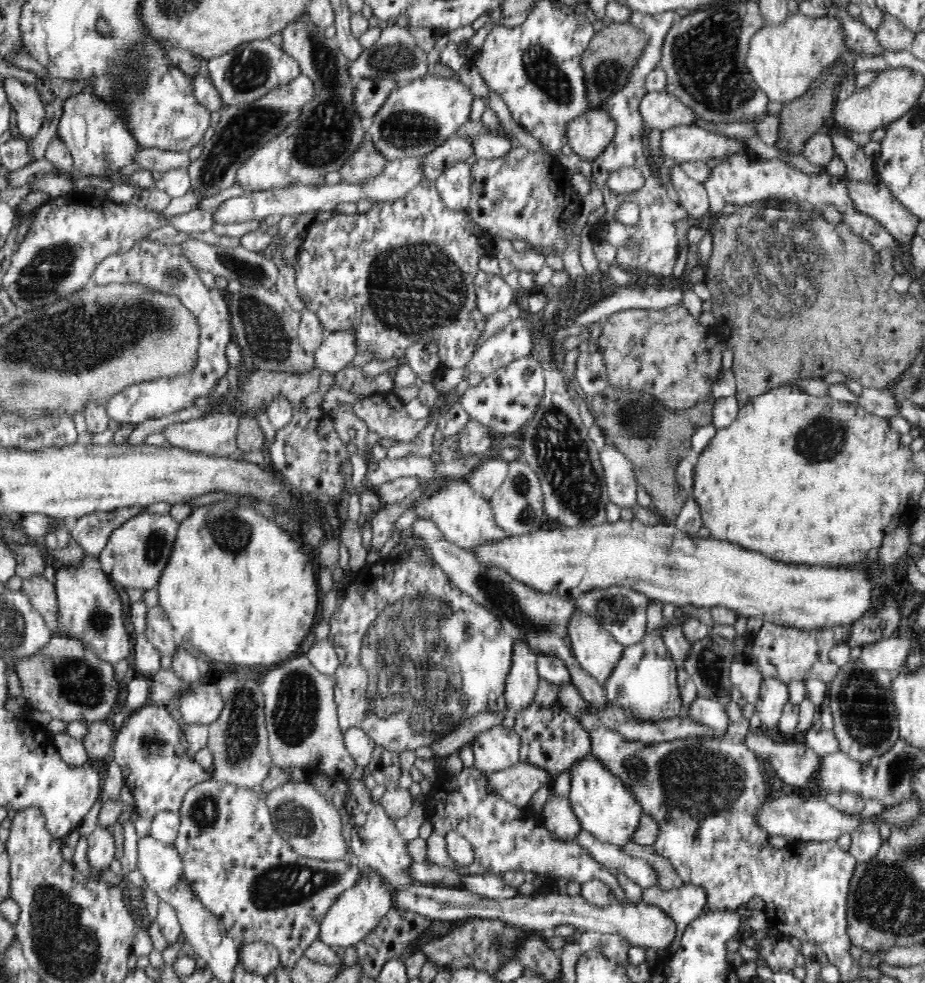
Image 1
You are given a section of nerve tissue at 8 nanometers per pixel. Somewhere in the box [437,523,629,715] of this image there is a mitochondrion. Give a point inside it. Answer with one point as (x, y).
(500, 594)

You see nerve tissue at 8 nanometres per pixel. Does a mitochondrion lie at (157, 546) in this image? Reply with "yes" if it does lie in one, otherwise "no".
yes

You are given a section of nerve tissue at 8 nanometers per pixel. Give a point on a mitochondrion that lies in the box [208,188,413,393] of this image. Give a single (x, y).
(264, 334)

